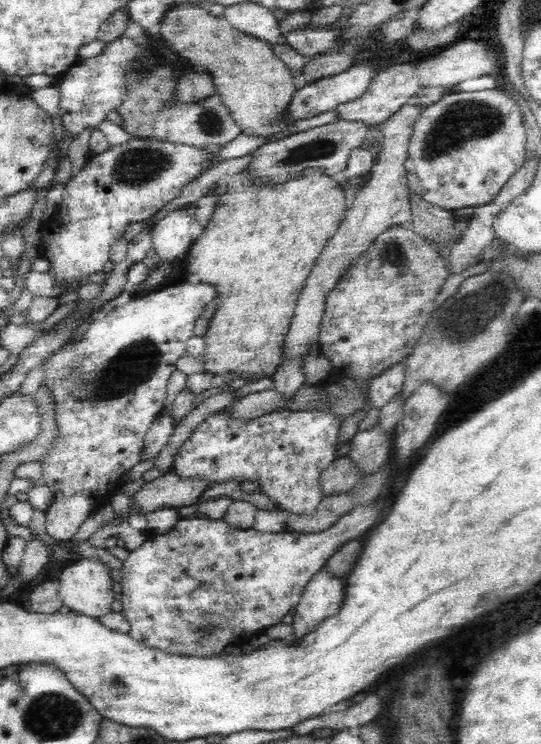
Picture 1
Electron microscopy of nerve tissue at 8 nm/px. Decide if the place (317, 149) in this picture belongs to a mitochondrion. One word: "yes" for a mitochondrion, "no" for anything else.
yes

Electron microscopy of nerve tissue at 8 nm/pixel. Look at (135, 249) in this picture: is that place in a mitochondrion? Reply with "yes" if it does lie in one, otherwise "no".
no

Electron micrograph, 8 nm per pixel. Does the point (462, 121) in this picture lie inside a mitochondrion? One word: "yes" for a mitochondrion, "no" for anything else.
yes

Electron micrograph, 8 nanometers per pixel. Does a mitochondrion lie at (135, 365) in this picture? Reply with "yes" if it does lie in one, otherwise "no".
yes

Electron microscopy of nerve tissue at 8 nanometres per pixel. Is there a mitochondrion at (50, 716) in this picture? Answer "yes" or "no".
yes

